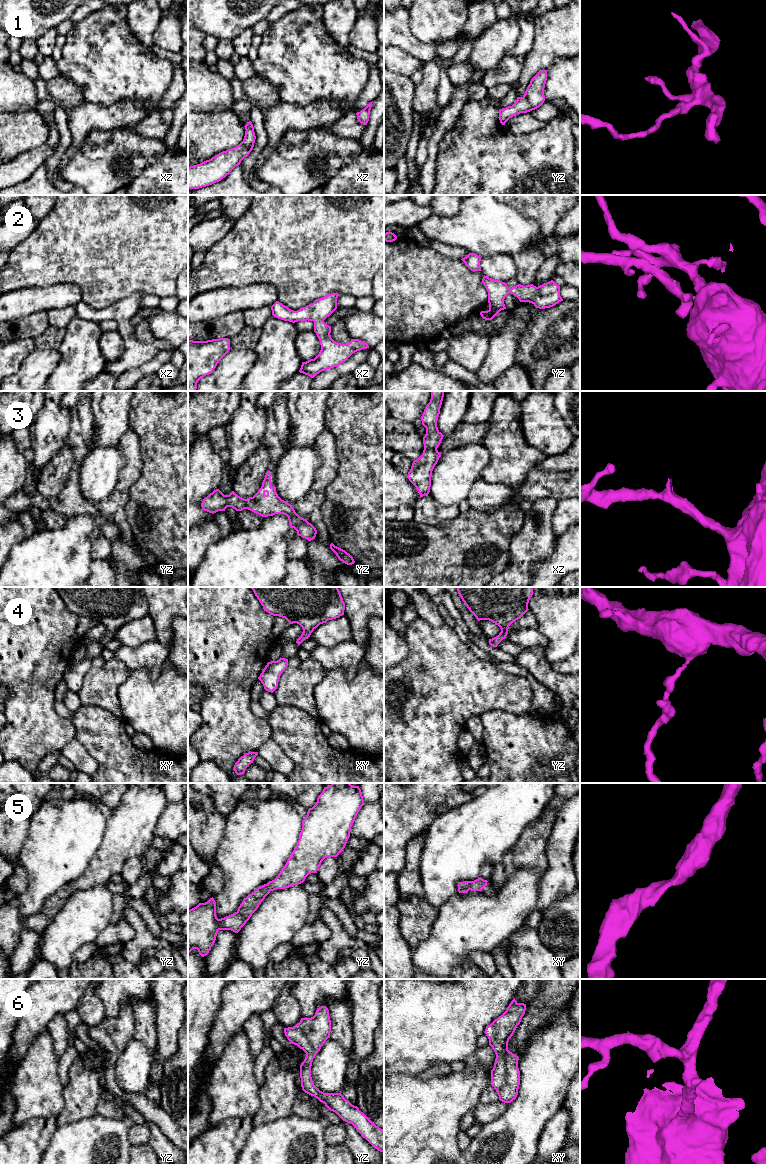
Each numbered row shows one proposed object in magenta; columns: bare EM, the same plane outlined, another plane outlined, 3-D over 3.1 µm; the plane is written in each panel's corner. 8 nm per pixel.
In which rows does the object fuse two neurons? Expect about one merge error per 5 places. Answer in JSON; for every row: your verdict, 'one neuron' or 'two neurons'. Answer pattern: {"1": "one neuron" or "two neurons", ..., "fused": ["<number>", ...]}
{"1": "one neuron", "2": "one neuron", "3": "one neuron", "4": "one neuron", "5": "one neuron", "6": "one neuron", "fused": []}

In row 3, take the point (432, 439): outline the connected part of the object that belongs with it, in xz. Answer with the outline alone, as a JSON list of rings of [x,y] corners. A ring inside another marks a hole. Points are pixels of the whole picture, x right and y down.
[[[431,391],[430,402],[421,416],[422,425],[426,428],[423,437],[424,450],[422,455],[413,461],[407,478],[416,487],[420,498],[428,495],[431,487],[432,471],[441,454],[438,452],[444,435],[438,430],[437,420],[440,414],[445,391]]]

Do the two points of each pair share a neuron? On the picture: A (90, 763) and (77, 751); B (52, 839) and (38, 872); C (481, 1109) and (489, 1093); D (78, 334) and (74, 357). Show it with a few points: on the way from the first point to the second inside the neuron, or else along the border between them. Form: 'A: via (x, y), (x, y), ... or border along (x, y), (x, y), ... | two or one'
A: via (87, 761), (80, 754) | one
B: via (52, 847), (52, 858), (46, 864) | one
C: border along (499, 1100), (493, 1103), (479, 1103) | two
D: via (78, 340), (78, 351) | one

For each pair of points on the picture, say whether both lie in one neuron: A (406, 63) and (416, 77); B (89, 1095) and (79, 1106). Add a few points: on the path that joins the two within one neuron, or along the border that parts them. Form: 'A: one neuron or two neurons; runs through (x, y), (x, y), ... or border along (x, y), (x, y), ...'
A: two neurons; border along (422, 65), (409, 76)
B: one neuron; runs through (86, 1098), (81, 1103)

